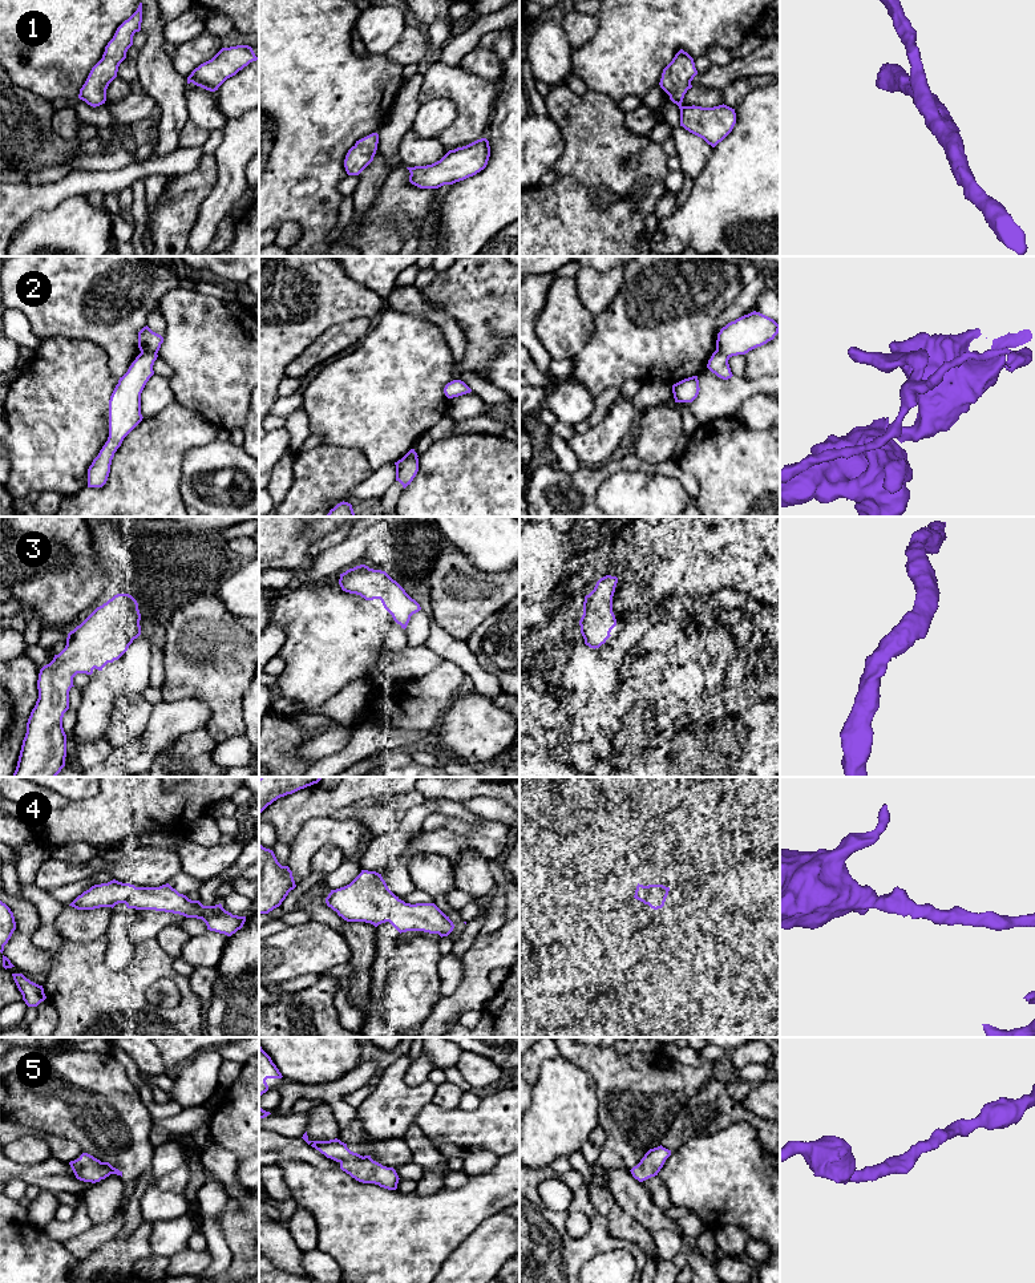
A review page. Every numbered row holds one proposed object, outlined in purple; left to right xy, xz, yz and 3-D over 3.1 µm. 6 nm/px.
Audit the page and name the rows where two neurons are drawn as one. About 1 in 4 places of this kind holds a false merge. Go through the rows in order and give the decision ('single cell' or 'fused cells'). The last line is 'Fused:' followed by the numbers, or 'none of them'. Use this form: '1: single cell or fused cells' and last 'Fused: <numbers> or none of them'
1: single cell
2: fused cells
3: single cell
4: single cell
5: single cell
Fused: 2

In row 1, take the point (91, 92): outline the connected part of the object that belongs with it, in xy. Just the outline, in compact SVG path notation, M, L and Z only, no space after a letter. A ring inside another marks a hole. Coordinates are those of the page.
M142 3L137 11L116 31L113 39L105 46L102 58L92 68L85 84L80 89L78 98L96 108L106 101L106 89L117 77L120 64L126 58L128 49L133 45L133 36L141 31Z

